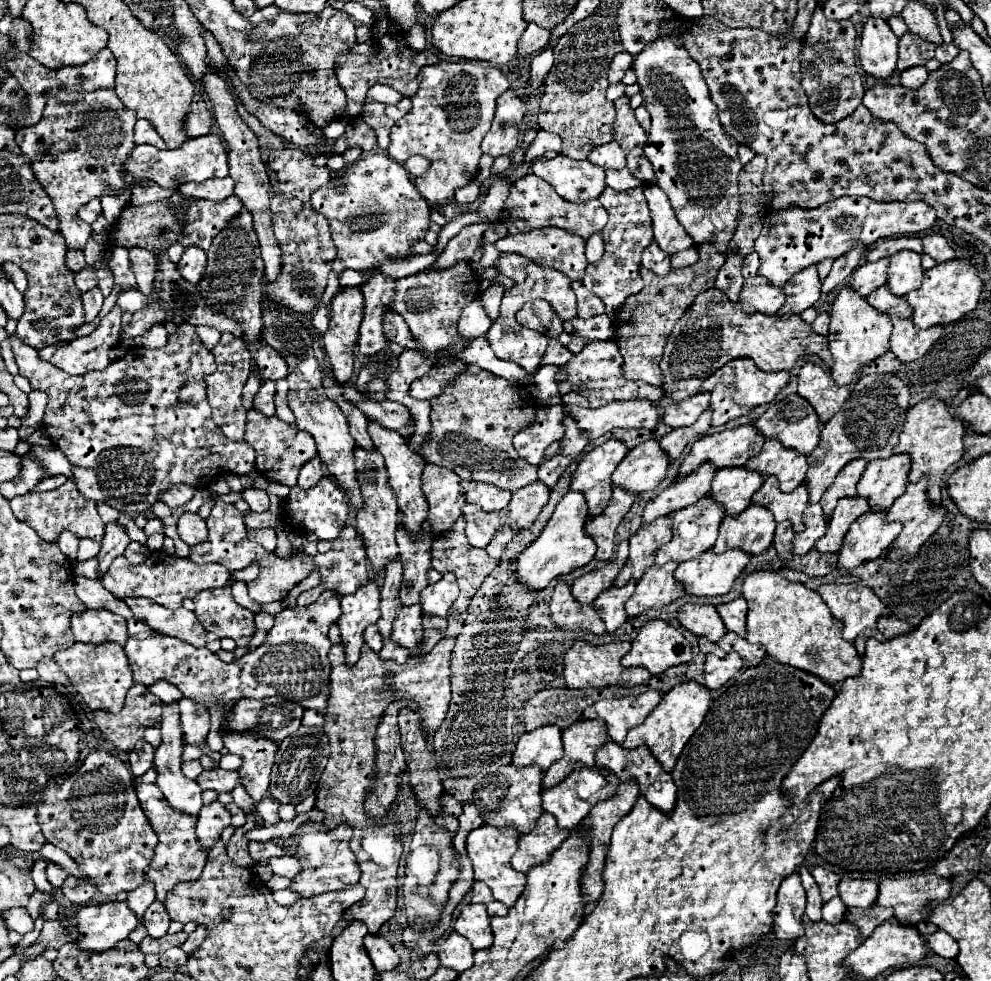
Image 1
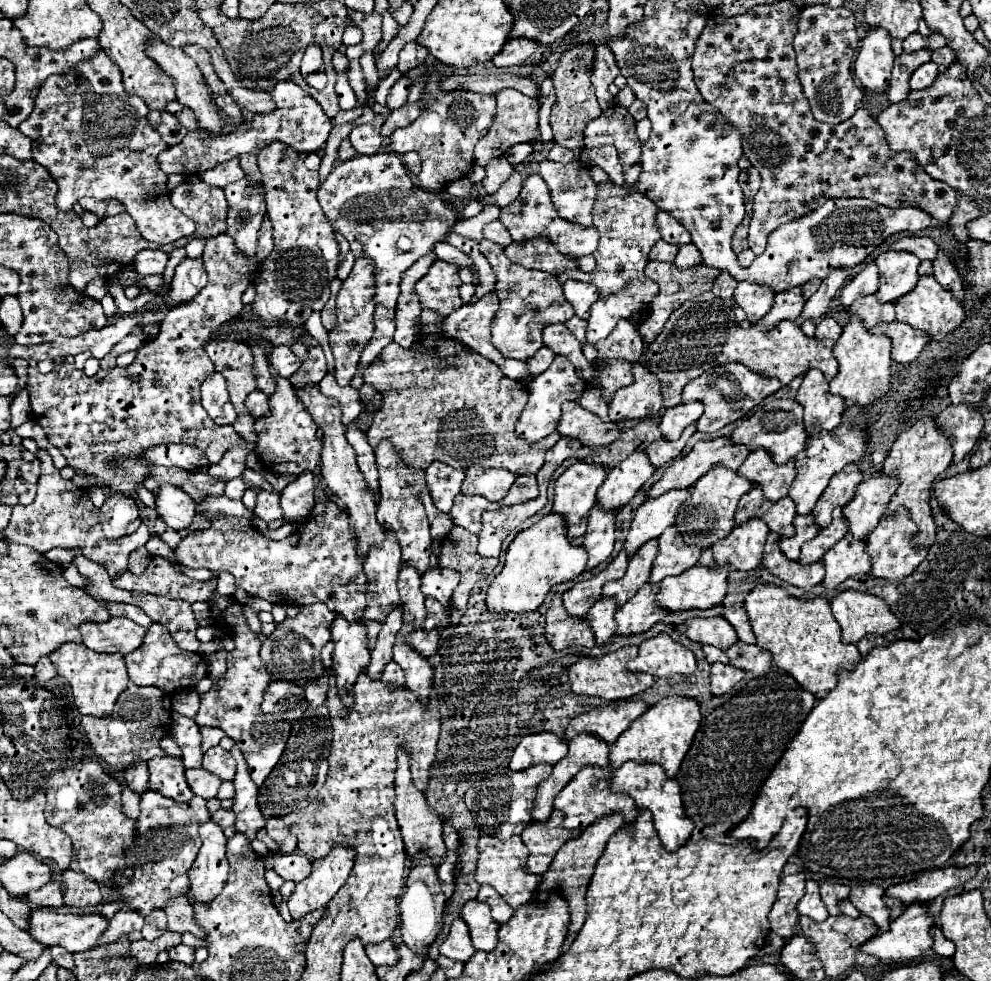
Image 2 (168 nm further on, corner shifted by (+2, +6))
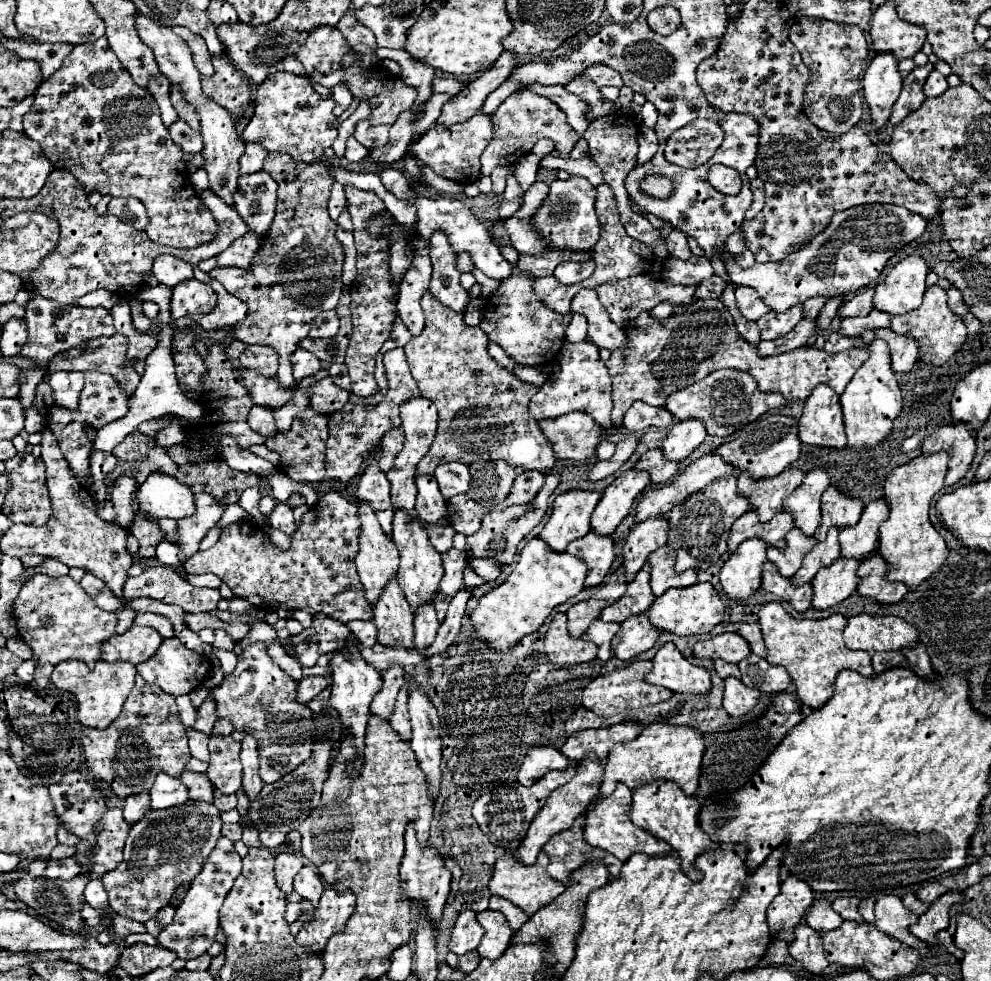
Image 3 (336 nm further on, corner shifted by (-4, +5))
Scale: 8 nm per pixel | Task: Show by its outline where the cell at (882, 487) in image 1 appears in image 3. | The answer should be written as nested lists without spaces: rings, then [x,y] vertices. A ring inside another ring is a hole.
[[[884,497],[872,499],[860,517],[860,521],[852,527],[840,529],[840,545],[842,557],[866,559],[878,549],[878,527],[888,517],[888,501]]]

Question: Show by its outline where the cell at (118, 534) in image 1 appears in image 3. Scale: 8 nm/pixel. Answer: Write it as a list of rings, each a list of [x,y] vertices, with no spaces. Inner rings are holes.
[[[118,477],[114,487],[112,487],[112,495],[110,501],[114,505],[114,525],[128,529],[134,521],[136,515],[136,505],[134,505],[134,489],[136,489],[136,481],[132,477]]]

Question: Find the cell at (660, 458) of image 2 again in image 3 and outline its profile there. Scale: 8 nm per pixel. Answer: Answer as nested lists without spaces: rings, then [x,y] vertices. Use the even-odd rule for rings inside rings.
[[[650,449],[646,451],[638,463],[636,463],[636,469],[644,469],[650,473],[650,479],[652,483],[666,483],[670,481],[670,477],[678,471],[678,461],[668,461],[664,459],[664,453],[662,449]]]

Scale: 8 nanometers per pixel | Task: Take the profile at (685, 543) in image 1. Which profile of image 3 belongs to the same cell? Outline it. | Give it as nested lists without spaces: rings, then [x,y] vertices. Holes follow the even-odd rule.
[[[668,545],[656,549],[656,553],[652,553],[648,557],[648,561],[652,565],[650,585],[652,585],[652,593],[656,597],[662,595],[670,587],[688,587],[692,583],[698,583],[696,569],[688,569],[684,573],[676,573],[676,569],[674,569],[676,551],[672,551],[672,547],[668,547]]]

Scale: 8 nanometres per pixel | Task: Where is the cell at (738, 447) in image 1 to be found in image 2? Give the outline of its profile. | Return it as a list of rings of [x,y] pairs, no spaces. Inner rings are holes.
[[[728,438],[700,440],[684,458],[672,462],[666,468],[664,476],[646,492],[646,498],[658,498],[668,490],[690,488],[700,476],[704,476],[714,466],[738,470],[746,456],[746,446],[734,446],[732,442],[728,442]]]

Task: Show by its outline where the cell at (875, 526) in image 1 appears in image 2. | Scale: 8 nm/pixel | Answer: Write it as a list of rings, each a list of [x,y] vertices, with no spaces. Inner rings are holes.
[[[846,534],[822,556],[822,564],[826,570],[822,586],[826,590],[834,590],[844,580],[866,574],[870,570],[870,558],[866,558],[866,544],[850,534]]]

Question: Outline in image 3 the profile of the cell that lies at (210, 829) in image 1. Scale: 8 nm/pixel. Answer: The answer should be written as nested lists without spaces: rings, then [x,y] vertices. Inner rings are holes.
[[[220,837],[216,841],[214,851],[208,857],[208,863],[192,879],[184,901],[176,909],[172,925],[160,933],[158,945],[174,951],[180,959],[192,959],[192,957],[202,955],[214,943],[214,937],[218,931],[218,919],[220,919],[218,911],[220,911],[228,891],[232,889],[232,883],[240,875],[240,871],[242,871],[242,861],[240,861],[240,855],[234,851],[232,841],[226,837]]]

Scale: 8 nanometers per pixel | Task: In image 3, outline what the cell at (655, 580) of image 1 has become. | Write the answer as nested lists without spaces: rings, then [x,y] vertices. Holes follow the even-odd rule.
[[[644,611],[644,615],[634,615],[632,619],[626,619],[622,623],[620,631],[612,639],[612,651],[618,659],[630,661],[638,653],[650,649],[660,633],[662,631],[656,631],[656,627],[652,627],[648,613]]]

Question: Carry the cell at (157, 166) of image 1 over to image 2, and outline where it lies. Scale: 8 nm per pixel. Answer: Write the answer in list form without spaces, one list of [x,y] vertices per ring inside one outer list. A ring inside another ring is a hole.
[[[276,82],[276,86],[268,90],[268,94],[276,104],[272,112],[254,114],[250,120],[242,122],[238,128],[234,128],[230,134],[224,134],[222,138],[198,138],[196,130],[188,132],[182,144],[172,146],[160,154],[160,168],[166,174],[204,174],[218,162],[226,162],[242,154],[258,154],[274,140],[292,146],[298,154],[320,150],[332,130],[332,120],[322,112],[320,104],[294,82]]]

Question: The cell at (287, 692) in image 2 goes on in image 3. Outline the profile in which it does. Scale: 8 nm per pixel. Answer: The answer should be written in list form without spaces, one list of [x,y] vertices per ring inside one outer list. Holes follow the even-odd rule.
[[[302,677],[298,681],[298,691],[296,691],[296,699],[300,703],[310,703],[324,687],[326,687],[326,679],[324,677]]]

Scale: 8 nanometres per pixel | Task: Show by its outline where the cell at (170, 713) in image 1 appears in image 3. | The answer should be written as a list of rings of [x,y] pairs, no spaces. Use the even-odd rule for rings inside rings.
[[[156,775],[156,781],[150,789],[150,807],[152,809],[166,809],[174,805],[184,805],[188,801],[188,787],[180,783],[180,777],[172,775]]]

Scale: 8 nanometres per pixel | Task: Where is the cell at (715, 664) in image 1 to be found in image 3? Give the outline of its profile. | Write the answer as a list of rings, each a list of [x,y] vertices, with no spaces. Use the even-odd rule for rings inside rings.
[[[728,677],[724,679],[724,709],[730,715],[744,715],[758,703],[760,691],[746,687],[740,679]]]

